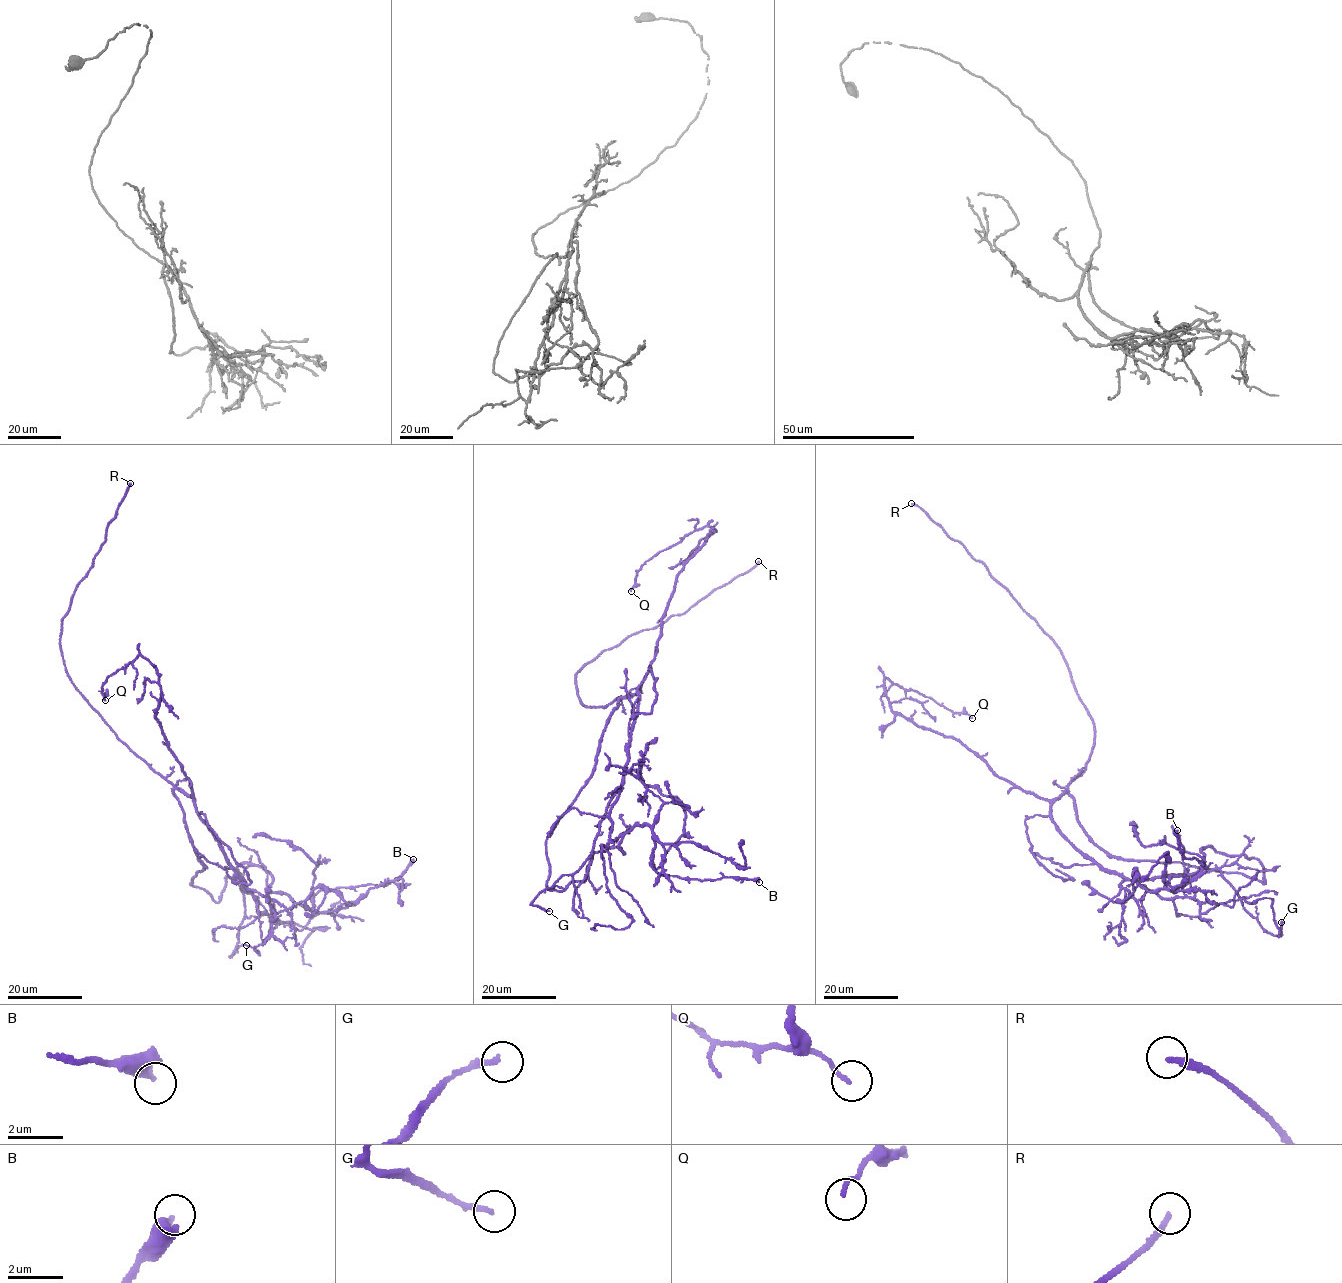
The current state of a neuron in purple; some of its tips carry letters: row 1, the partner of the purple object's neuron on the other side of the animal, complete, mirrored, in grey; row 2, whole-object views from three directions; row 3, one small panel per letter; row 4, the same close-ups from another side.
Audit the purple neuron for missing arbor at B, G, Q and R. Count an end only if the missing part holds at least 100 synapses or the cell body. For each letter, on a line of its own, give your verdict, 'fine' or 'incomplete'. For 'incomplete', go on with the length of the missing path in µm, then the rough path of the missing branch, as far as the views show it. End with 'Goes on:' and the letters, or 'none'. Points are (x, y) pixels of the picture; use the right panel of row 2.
B: fine
G: fine
Q: fine
R: incomplete | 80 µm
Goes on: R

